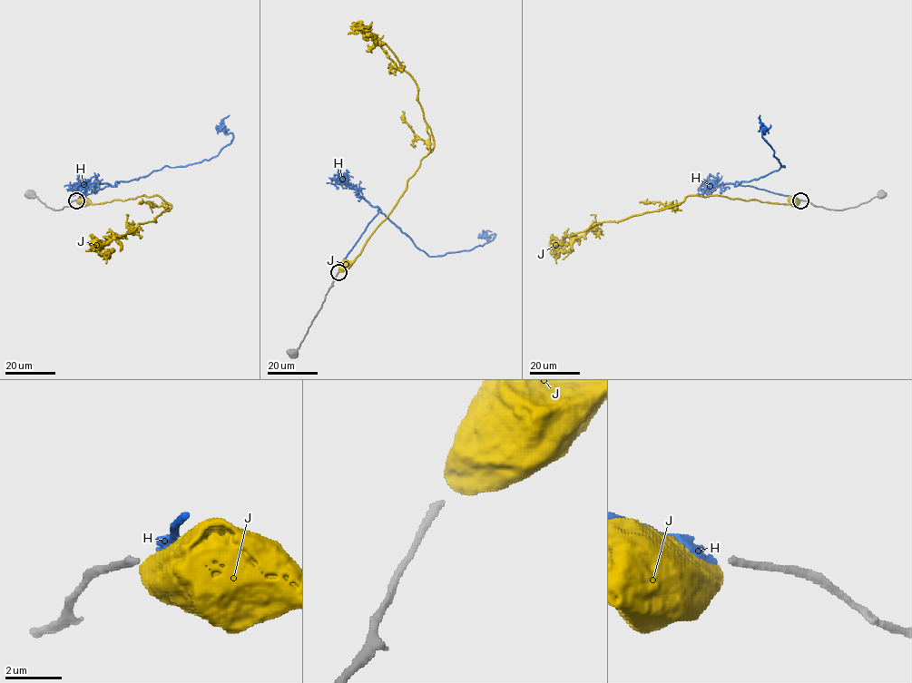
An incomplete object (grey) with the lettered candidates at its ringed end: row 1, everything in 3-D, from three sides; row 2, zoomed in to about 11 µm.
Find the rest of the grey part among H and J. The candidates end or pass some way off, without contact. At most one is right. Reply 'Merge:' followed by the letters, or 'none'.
Merge: H

